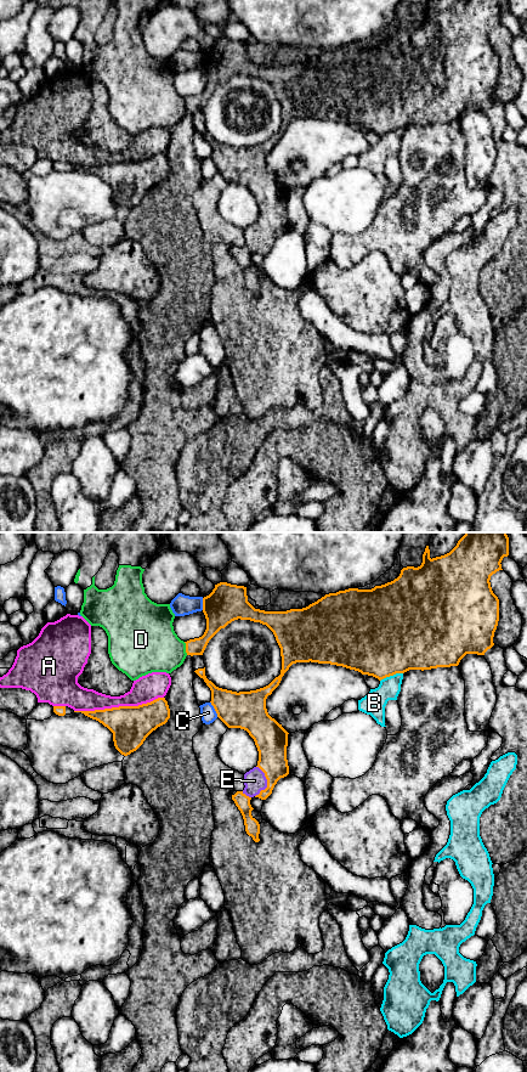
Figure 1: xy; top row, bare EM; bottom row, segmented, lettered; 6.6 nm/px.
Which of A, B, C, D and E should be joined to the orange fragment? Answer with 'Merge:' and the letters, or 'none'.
Merge: E

